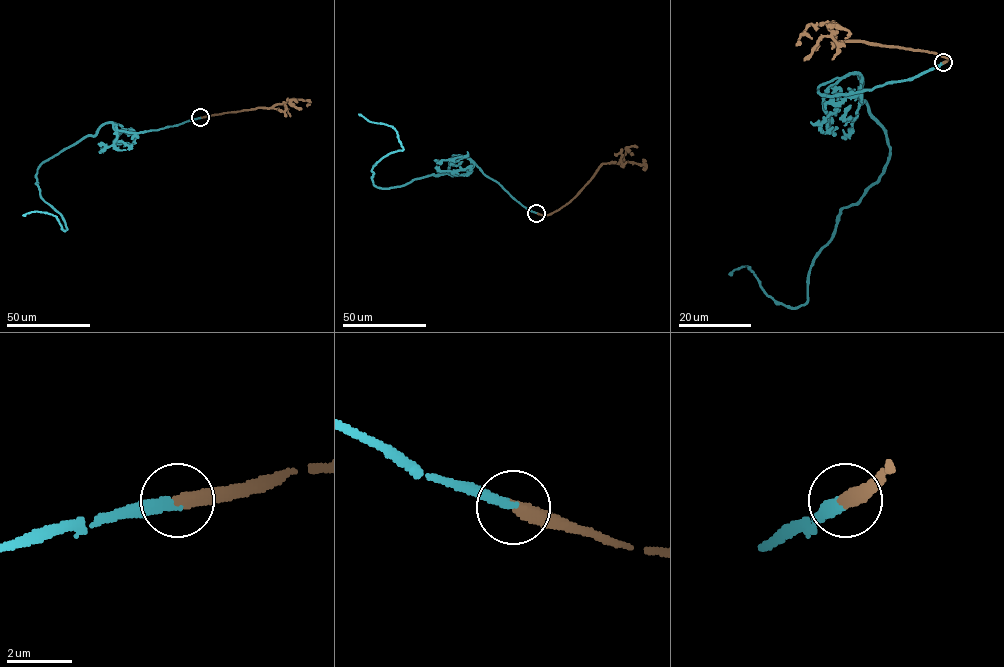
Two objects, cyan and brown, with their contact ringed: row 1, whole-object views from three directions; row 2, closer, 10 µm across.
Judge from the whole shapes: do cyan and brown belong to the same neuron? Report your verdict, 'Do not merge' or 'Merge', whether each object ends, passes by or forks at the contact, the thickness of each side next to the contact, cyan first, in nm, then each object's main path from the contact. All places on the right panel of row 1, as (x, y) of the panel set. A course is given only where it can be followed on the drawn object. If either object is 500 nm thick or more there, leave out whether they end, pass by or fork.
Merge. At the ring cyan ends. At the ring brown ends. Thickness 320 nm (cyan) against 420 nm. Course of cyan: (943, 62), (818, 88), (857, 74), (889, 160), (803, 304), (728, 274). Course of brown: (943, 62), (948, 59), (937, 53), (864, 41), (836, 41), (837, 29), (833, 22), (848, 31), (845, 38)

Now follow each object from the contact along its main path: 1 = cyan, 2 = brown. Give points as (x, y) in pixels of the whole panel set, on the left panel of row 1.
1: (200, 117), (137, 133), (103, 124), (37, 169), (41, 197), (67, 229), (46, 212), (23, 215)
2: (200, 117), (272, 108), (296, 98), (307, 100), (307, 106)

